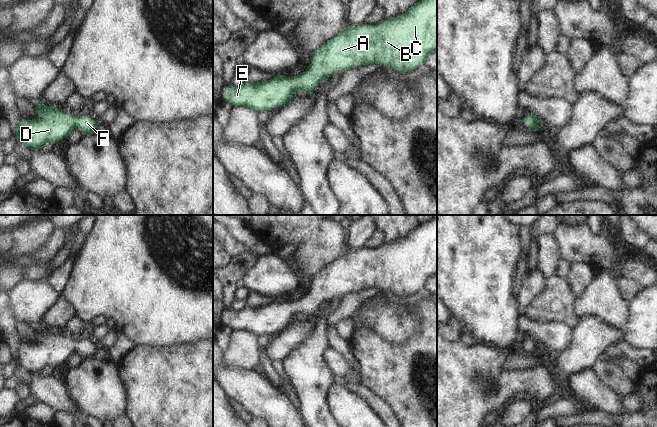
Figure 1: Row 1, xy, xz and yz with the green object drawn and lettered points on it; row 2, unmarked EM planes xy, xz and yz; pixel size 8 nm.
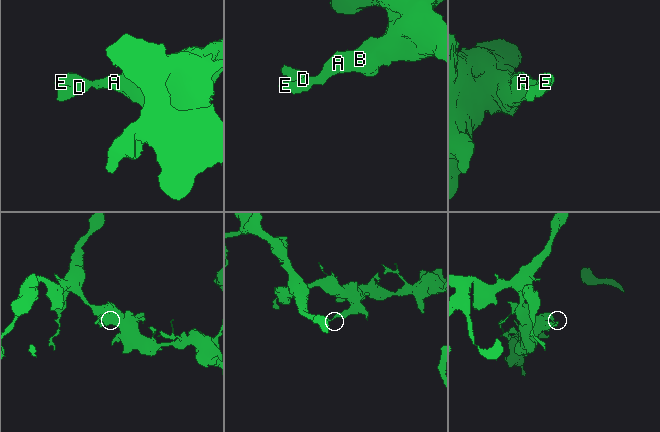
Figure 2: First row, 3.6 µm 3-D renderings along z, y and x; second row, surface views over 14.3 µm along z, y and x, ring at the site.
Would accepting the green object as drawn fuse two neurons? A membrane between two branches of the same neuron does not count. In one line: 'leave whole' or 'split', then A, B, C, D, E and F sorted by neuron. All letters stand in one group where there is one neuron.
leave whole | A B C D E F

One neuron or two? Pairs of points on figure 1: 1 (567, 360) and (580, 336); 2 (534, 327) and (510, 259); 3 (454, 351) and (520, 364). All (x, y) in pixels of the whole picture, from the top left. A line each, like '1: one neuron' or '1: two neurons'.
1: one neuron
2: two neurons
3: two neurons

